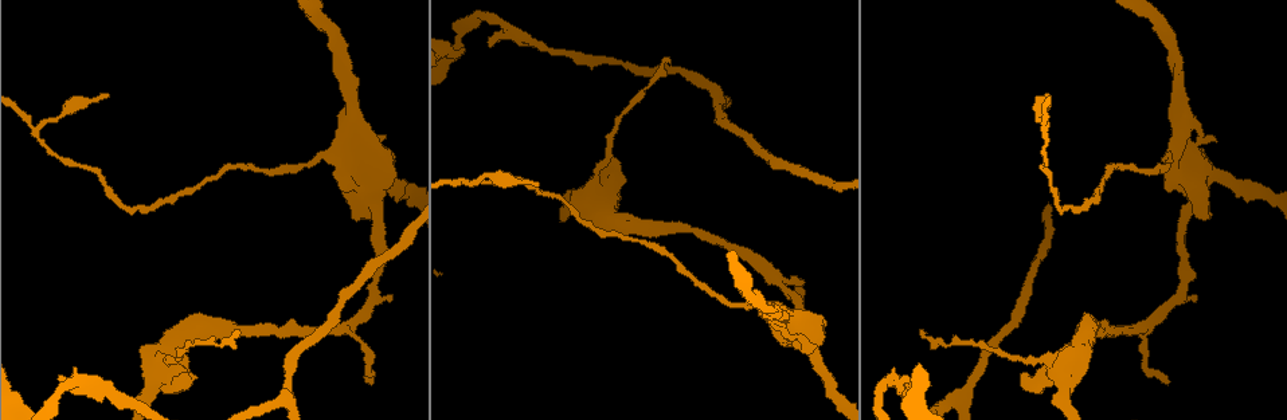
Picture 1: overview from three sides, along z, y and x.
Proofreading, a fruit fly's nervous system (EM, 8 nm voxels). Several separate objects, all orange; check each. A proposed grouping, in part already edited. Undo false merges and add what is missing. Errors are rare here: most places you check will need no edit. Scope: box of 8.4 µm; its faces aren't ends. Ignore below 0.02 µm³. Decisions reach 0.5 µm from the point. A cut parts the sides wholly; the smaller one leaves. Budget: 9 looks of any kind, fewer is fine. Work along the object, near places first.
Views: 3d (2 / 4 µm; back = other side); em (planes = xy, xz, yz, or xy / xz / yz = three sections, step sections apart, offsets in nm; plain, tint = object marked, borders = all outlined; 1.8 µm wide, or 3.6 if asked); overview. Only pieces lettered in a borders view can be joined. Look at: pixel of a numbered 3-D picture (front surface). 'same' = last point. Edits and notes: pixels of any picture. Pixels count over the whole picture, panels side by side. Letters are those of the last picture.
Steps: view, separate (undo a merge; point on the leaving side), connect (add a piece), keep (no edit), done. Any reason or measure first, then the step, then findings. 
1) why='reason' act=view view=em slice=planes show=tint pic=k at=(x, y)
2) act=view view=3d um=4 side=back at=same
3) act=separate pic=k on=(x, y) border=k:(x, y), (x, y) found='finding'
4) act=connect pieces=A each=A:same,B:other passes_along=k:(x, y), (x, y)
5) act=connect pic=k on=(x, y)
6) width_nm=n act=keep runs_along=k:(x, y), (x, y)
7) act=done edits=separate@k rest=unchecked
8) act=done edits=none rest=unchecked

why='free end' act=view view=3d um=2 pic=1 at=(1165, 384)

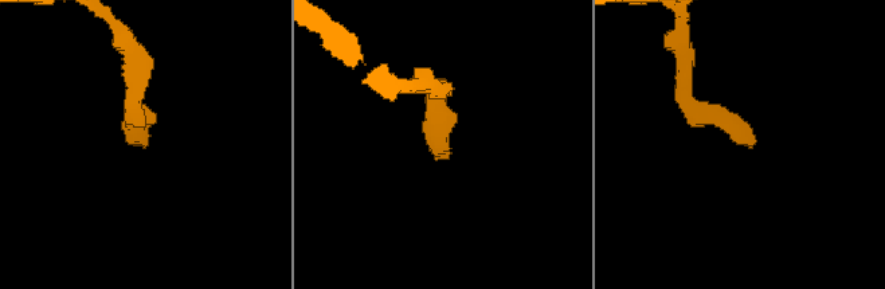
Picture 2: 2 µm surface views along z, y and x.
why='need the tissue' act=view view=em slice=xy step=4 show=borders pic=2 at=(444, 155)

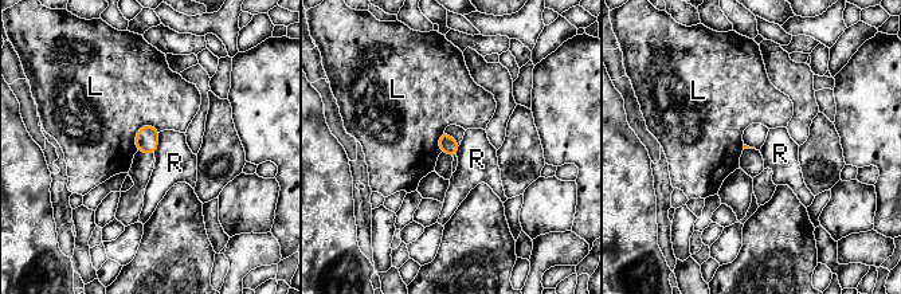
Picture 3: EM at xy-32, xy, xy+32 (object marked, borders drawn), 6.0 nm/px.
longest_contact=L:190nm act=keep each=L:other,R:other border=3:(160, 132), (157, 149), (153, 153) found='none of them fits'

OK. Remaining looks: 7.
why='stops while still wide' act=view view=3d um=4 pic=1 at=(808, 355)

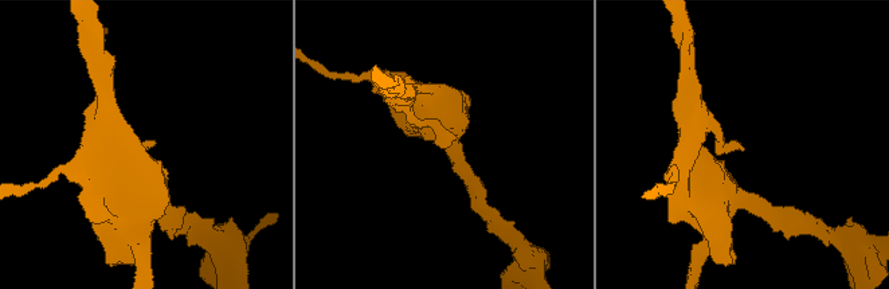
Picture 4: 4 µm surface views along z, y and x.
why='shape alone is not enough' act=view view=em um=3.6 slice=yz step=4 show=borders pic=4 at=(146, 148)

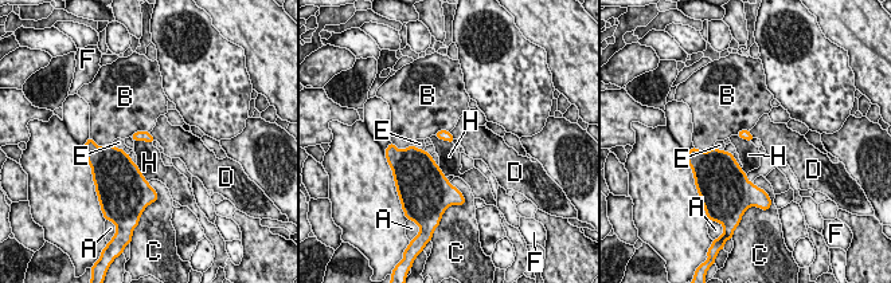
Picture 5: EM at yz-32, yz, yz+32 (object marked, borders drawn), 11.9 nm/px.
act=view view=em um=3.6 slice=planes show=borders at=same

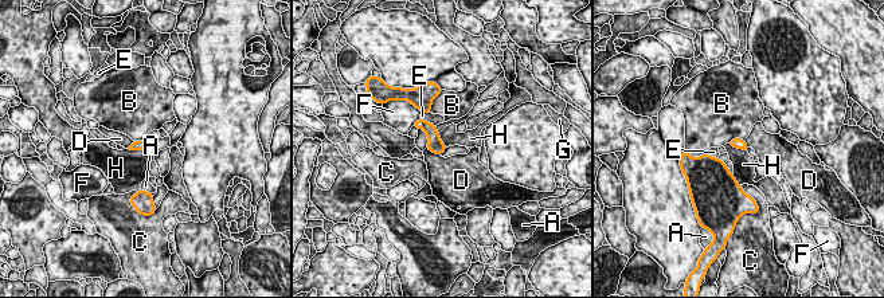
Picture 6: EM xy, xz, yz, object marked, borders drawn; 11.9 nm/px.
longest_contact=H:220nm act=keep each=A:other,B:other,C:other,D:other,E:other,F:other,G:other,H:other border=6:(126, 148), (144, 149) found='no lettered piece goes on from it'

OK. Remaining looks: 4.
why='thin end' act=view view=em slice=xy step=8 show=plain pic=1 at=(108, 95)

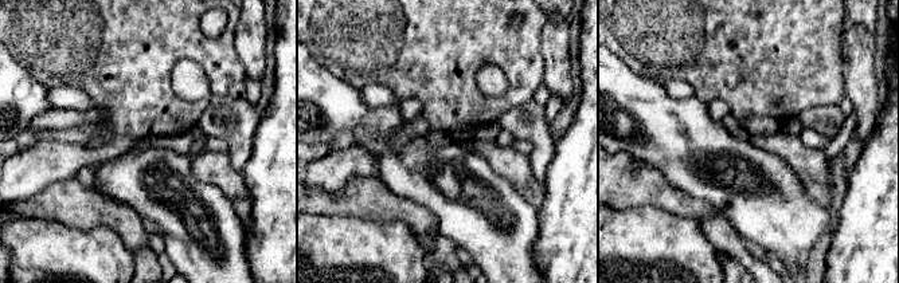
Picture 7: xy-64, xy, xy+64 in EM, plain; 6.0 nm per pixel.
act=view view=em slice=xy step=8 show=borders at=same

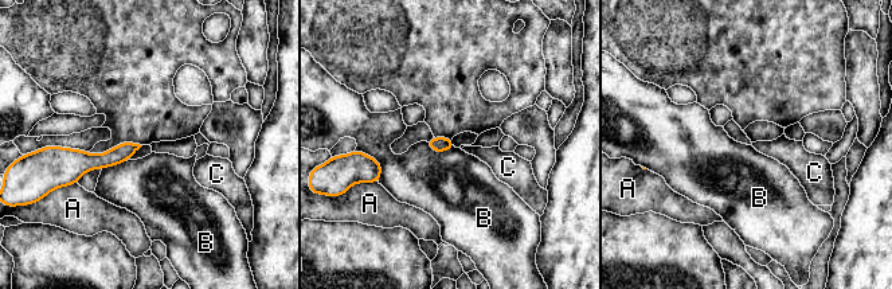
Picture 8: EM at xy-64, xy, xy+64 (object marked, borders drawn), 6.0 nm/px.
width_nm=90 longest_contact=B:240nm act=keep each=A:other,B:other,C:other found='none of them fits'

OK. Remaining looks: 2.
why='branch stops here' act=view view=3d um=2 pic=1 at=(240, 331)

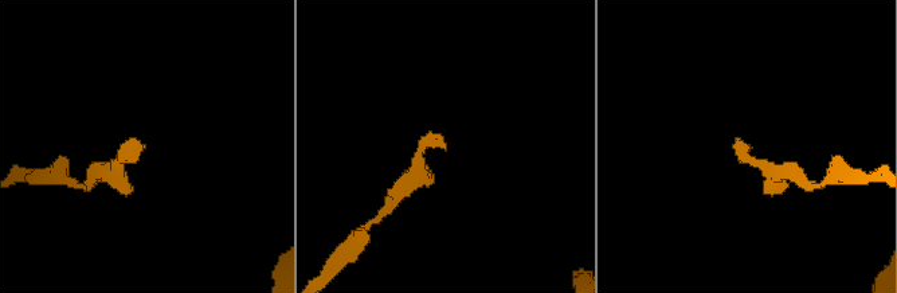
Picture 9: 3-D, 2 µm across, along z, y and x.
act=view view=em slice=planes show=borders pic=9 at=(444, 145)

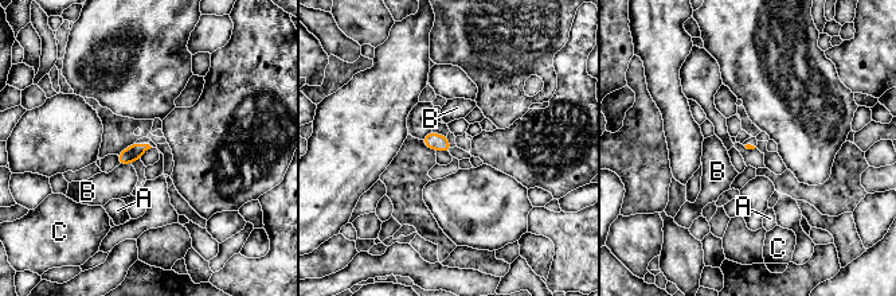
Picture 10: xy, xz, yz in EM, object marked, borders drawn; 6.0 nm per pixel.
act=keep each=A:other,B:other,C:other border=10:(130, 163), (118, 166) found='none of them fits'

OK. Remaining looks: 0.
act=done edits=none rest=unchecked

